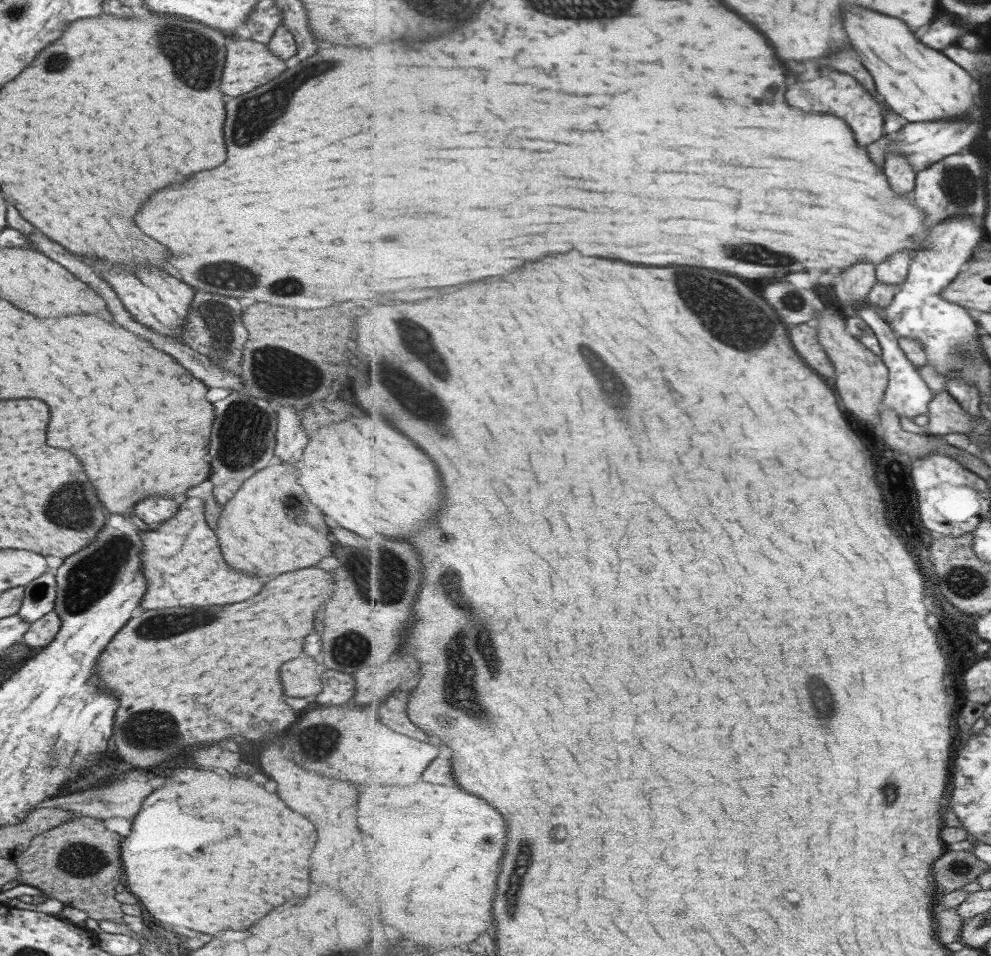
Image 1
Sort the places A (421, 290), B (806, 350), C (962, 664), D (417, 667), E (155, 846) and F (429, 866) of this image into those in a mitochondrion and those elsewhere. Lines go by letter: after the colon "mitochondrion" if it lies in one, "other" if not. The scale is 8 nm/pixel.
A: other
B: other
C: other
D: other
E: other
F: other

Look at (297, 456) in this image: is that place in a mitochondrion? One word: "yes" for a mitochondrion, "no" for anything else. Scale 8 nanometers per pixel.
no

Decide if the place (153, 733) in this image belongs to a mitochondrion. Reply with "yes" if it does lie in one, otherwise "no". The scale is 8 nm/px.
yes

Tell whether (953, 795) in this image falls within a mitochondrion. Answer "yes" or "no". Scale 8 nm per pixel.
no

